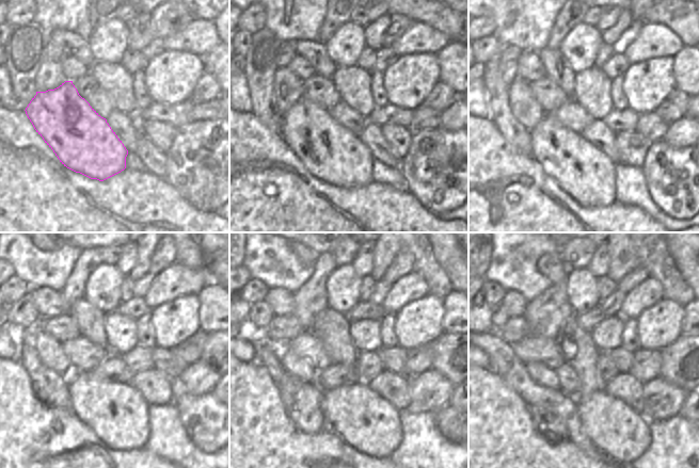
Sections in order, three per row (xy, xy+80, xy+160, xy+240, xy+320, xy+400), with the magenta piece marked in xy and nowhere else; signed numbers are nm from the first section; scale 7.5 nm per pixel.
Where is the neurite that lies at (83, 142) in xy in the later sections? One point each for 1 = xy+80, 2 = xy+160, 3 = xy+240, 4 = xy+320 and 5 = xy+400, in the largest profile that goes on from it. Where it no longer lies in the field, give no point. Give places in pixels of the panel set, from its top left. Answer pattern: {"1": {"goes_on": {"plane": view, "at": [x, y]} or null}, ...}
{"1": {"goes_on": {"plane": "xy+80", "at": [331, 152]}}, "2": {"goes_on": {"plane": "xy+160", "at": [585, 171]}}, "3": {"goes_on": {"plane": "xy+240", "at": [117, 414]}}, "4": {"goes_on": {"plane": "xy+320", "at": [366, 421]}}, "5": {"goes_on": {"plane": "xy+400", "at": [622, 435]}}}

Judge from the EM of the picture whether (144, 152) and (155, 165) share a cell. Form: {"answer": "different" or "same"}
{"answer": "same"}

